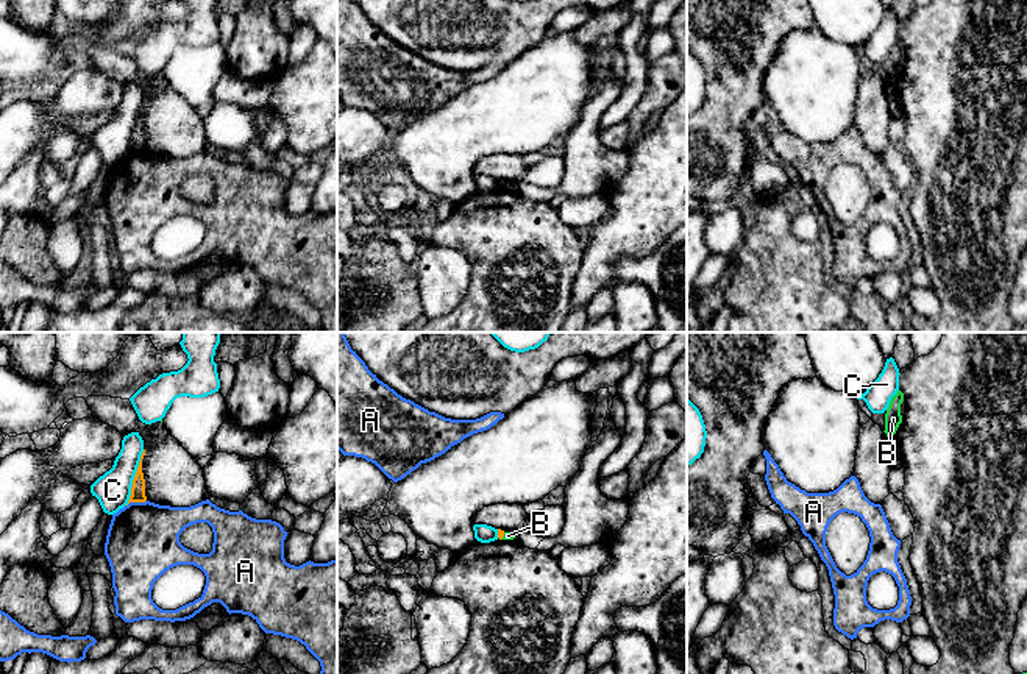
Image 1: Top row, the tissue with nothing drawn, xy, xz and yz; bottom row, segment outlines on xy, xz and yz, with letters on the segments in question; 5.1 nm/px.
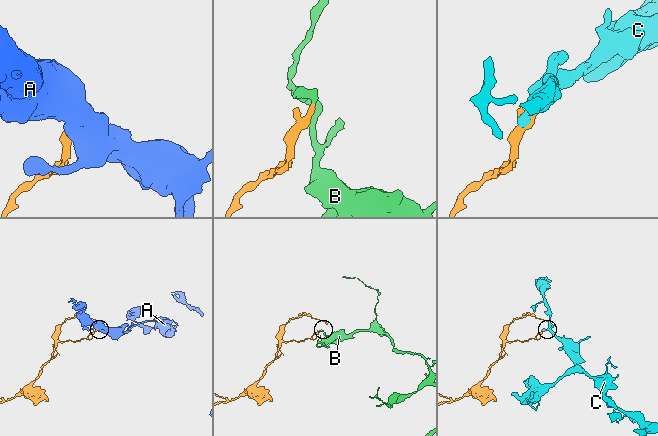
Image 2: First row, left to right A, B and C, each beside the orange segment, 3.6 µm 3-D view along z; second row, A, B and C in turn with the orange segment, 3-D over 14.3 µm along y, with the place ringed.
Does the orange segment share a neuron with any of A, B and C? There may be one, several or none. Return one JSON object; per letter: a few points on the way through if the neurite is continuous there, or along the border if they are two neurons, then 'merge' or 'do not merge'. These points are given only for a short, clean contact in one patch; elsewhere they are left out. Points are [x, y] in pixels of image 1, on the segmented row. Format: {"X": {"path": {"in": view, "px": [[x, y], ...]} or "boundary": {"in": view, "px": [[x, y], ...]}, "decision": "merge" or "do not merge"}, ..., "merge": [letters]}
{"A": {"boundary": {"in": "xy", "px": [[145, 500], [127, 506]]}, "decision": "do not merge"}, "B": {"boundary": {"in": "xz", "px": [[504, 532], [500, 539]]}, "decision": "do not merge"}, "C": {"boundary": {"in": "xy", "px": [[144, 450], [133, 479], [130, 500], [125, 504]]}, "decision": "do not merge"}, "merge": []}

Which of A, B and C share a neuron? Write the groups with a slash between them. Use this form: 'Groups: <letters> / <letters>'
Groups: A / B / C

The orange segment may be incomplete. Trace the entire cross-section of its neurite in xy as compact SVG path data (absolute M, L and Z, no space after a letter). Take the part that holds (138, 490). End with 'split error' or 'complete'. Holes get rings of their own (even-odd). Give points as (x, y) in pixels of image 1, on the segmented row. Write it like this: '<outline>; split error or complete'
M145 449L140 456L140 462L136 471L136 476L133 479L133 487L131 487L131 496L130 496L130 502L145 502L147 496L145 496L145 479L144 479L144 473L142 473L142 459L145 456Z; complete

